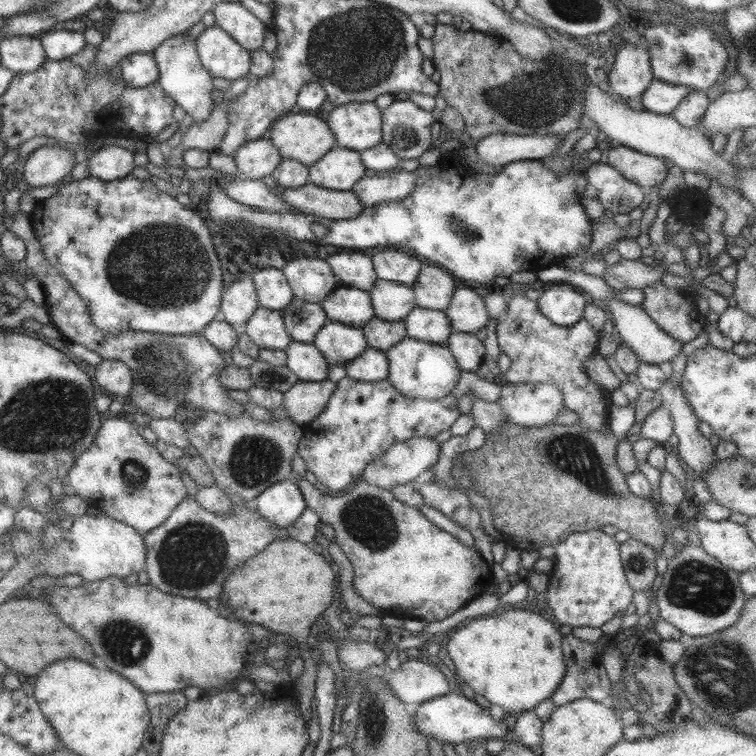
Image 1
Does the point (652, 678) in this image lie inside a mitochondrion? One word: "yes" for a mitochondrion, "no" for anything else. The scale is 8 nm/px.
yes

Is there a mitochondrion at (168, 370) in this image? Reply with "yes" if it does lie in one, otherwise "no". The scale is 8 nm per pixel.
yes

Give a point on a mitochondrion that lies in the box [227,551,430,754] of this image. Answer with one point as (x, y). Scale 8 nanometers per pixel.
(377, 723)

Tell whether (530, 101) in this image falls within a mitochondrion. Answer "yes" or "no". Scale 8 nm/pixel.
yes

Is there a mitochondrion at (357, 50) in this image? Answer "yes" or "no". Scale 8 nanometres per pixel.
yes

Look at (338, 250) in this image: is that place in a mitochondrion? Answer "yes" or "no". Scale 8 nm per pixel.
no

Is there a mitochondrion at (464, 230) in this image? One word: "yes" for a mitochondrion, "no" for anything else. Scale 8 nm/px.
yes

